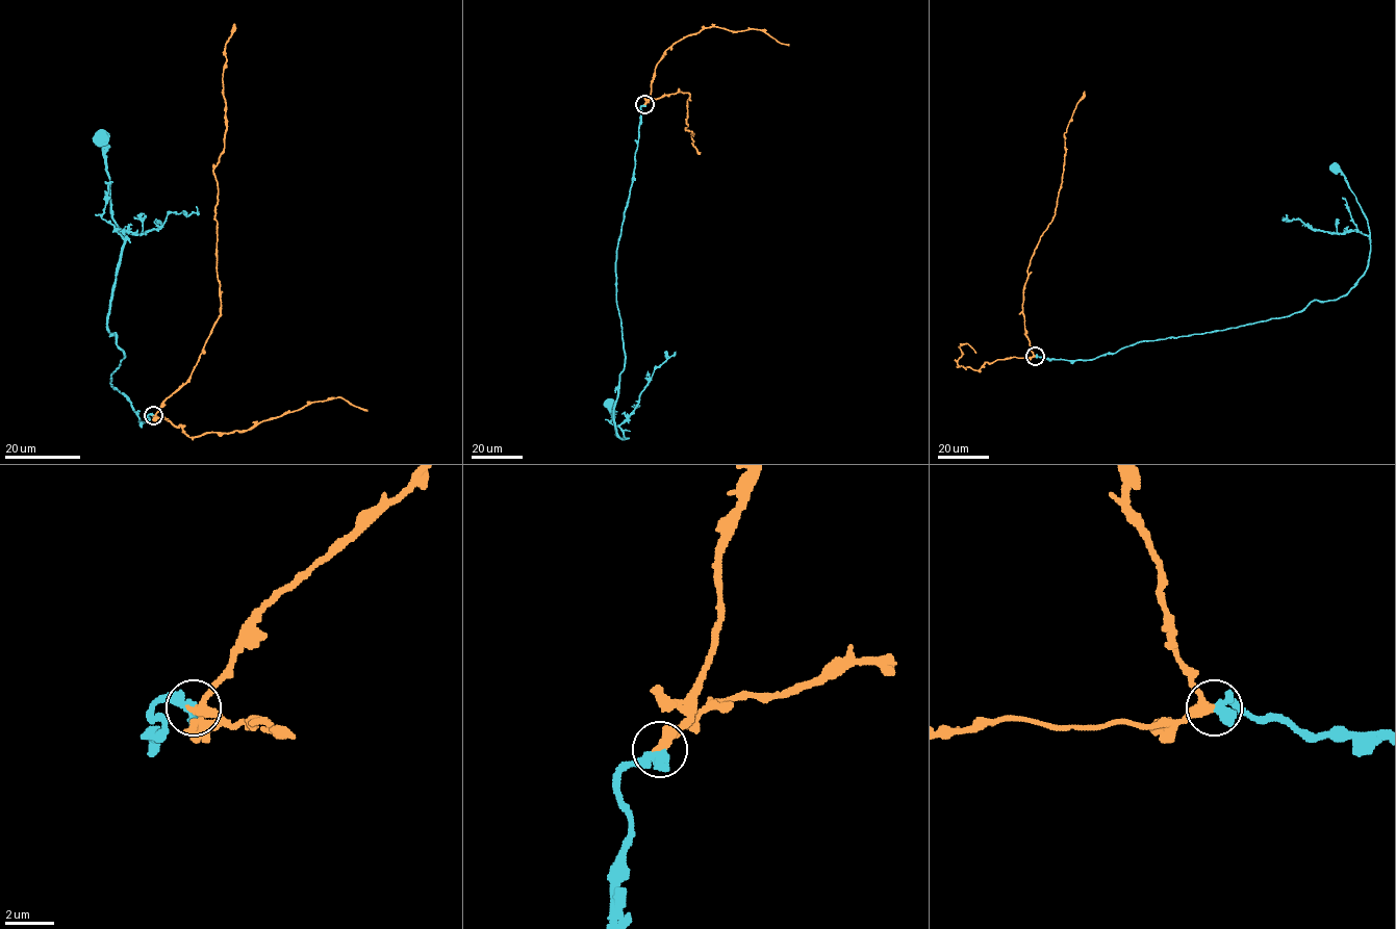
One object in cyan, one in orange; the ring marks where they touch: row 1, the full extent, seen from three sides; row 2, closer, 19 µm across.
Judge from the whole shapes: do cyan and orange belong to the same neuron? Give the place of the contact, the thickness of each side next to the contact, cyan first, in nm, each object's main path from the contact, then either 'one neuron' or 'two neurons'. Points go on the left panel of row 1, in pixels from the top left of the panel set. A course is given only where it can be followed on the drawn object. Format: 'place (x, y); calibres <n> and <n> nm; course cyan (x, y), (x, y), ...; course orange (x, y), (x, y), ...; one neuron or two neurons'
place (153, 415); calibres 500 and 280 nm; course cyan (153, 415), (140, 421), (110, 385), (124, 358), (107, 314), (125, 234), (112, 214), (100, 138); course orange (153, 415), (191, 376), (220, 314), (213, 170), (223, 150), (222, 74), (225, 45), (234, 24); one neuron

